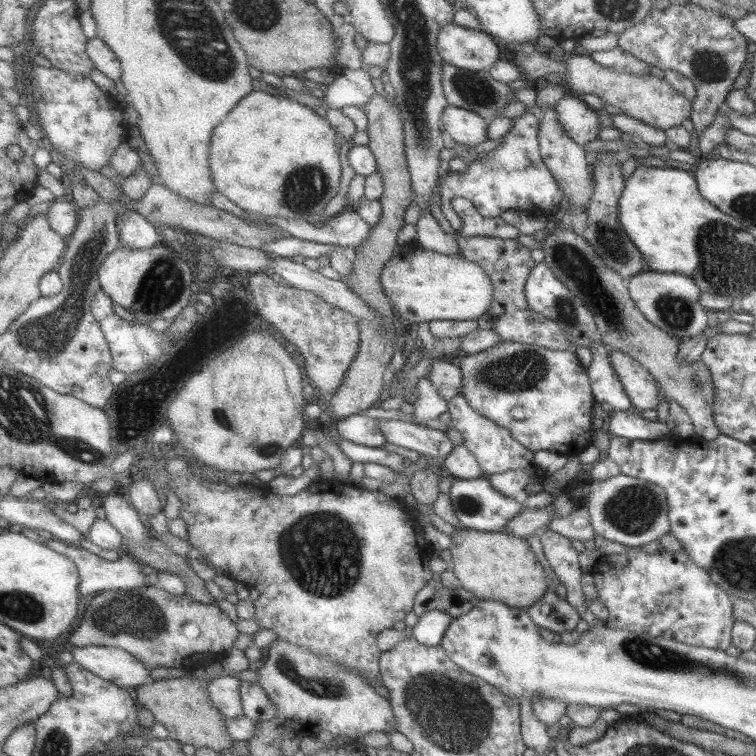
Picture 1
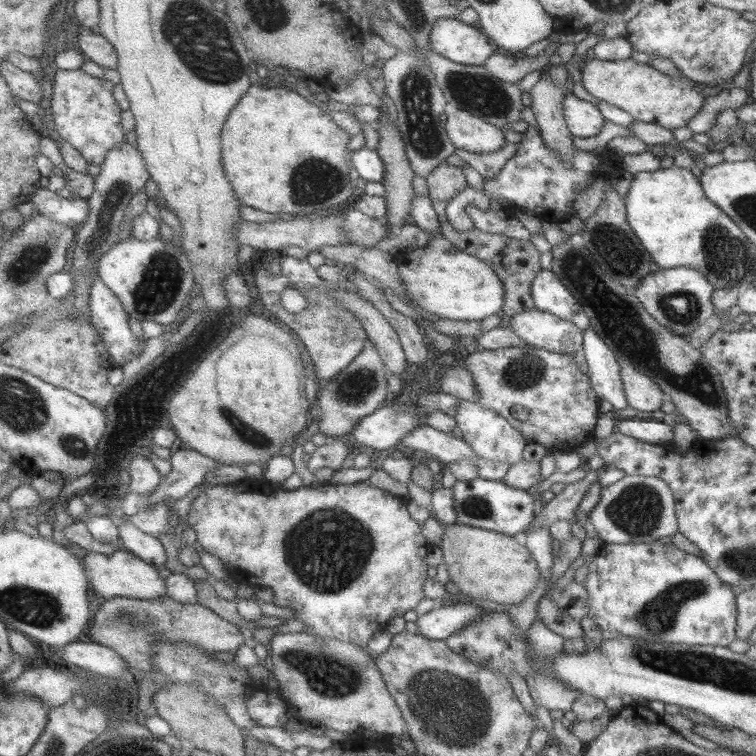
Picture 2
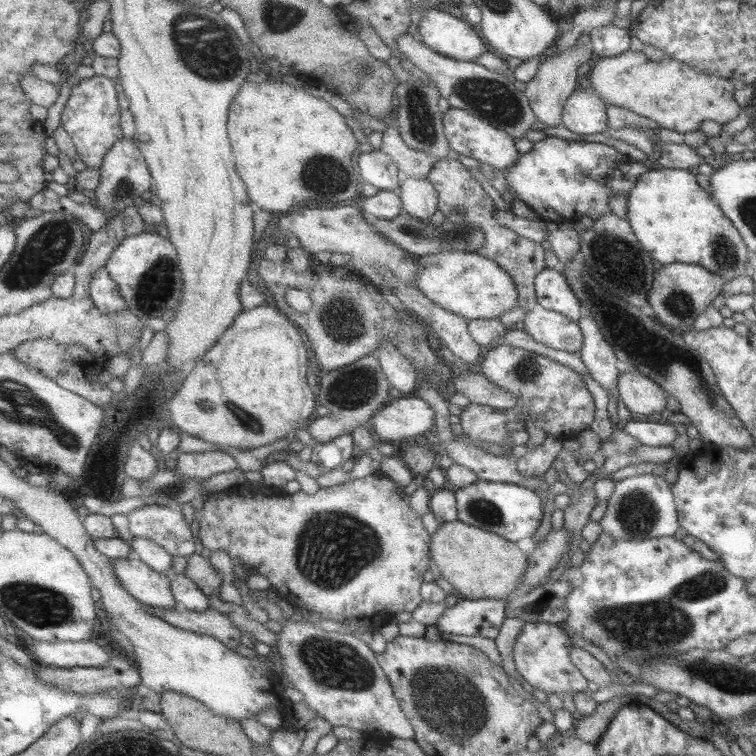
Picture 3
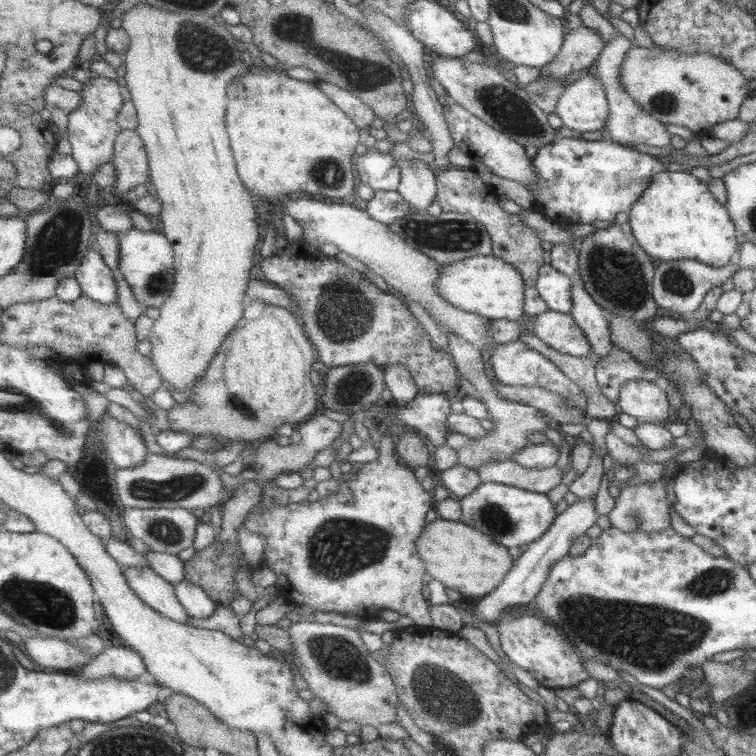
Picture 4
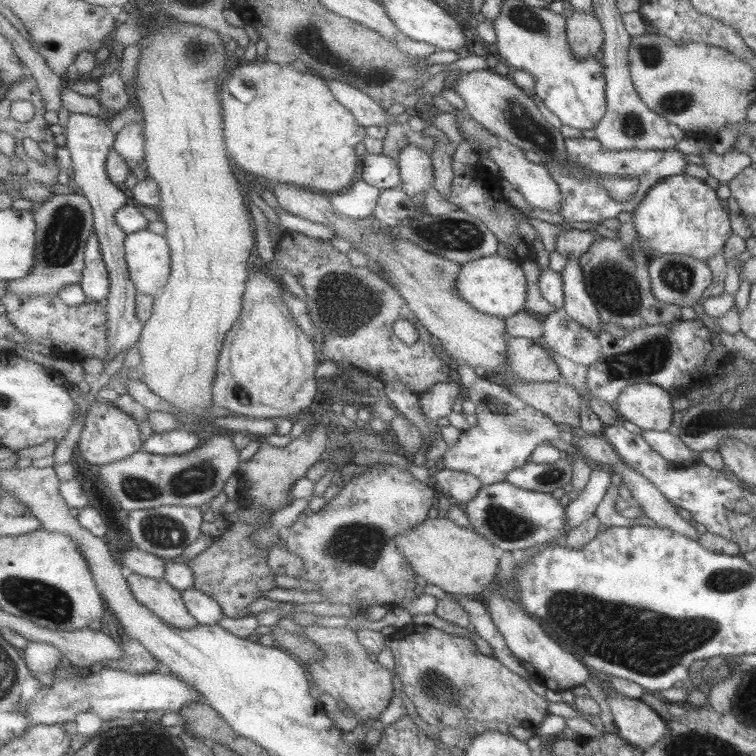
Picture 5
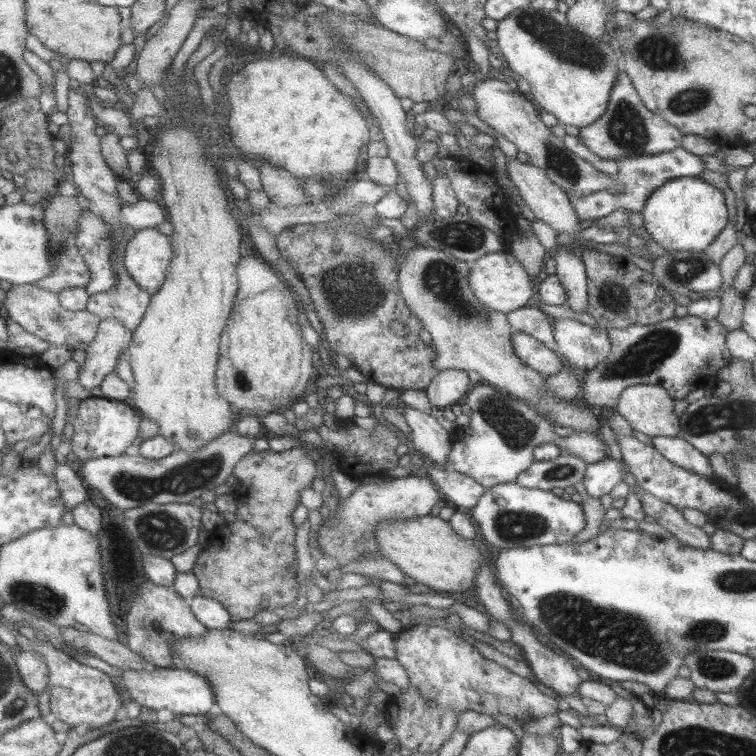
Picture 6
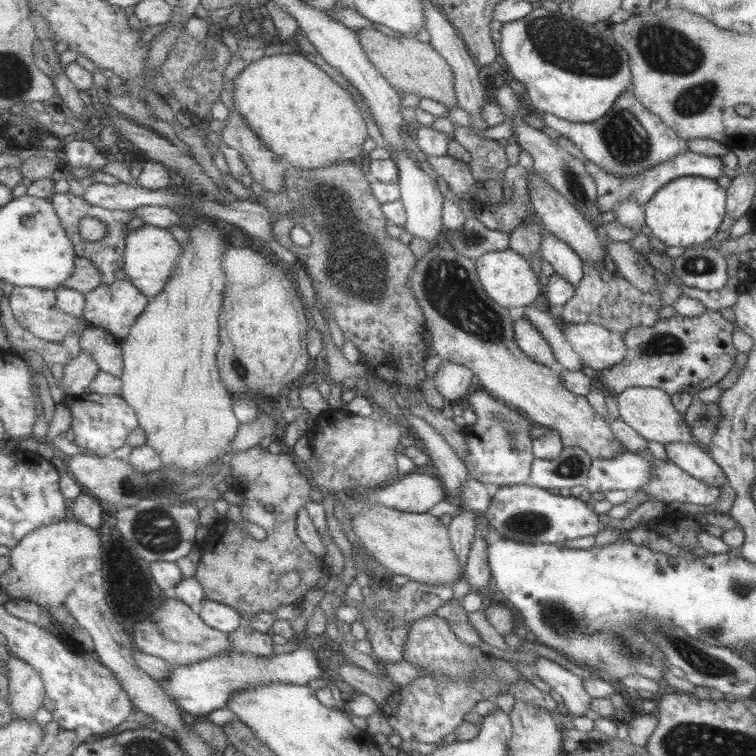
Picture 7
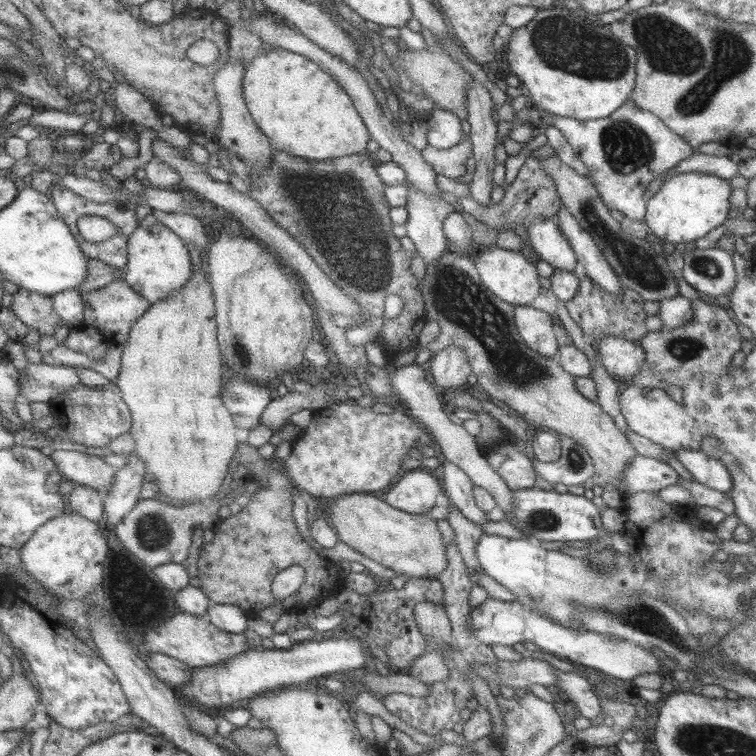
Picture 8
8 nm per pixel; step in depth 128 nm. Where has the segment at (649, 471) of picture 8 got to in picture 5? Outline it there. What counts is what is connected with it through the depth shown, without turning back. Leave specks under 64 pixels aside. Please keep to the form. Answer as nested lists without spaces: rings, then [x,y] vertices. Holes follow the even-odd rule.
[[[592,464],[588,485],[580,490],[578,497],[572,499],[566,508],[565,519],[570,530],[593,516],[610,484],[612,484],[611,469]]]

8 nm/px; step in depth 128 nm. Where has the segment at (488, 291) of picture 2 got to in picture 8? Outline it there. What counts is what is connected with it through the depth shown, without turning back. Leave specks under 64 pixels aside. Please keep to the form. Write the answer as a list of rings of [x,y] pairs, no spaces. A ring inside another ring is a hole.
[[[495,245],[482,246],[475,257],[482,282],[504,302],[512,305],[529,306],[540,294],[540,288],[545,284],[540,277],[536,265],[524,257],[522,251],[506,250]]]

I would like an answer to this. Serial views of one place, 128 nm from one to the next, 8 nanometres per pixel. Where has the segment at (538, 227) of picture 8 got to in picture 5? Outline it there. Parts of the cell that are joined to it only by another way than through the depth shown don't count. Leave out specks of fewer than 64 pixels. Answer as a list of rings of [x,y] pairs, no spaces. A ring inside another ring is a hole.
[[[567,259],[565,269],[560,272],[563,276],[564,302],[566,314],[578,324],[585,326],[594,336],[601,333],[599,310],[586,288],[586,279],[576,259]]]

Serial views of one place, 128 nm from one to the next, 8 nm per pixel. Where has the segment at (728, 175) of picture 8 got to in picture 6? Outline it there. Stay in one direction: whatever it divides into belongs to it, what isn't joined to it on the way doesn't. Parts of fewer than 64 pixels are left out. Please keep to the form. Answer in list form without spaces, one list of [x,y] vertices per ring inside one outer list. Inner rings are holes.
[[[566,135],[563,141],[568,150],[571,150],[578,157],[583,158],[592,166],[595,166],[600,172],[608,173],[611,177],[614,177],[621,188],[616,193],[610,192],[609,190],[600,190],[598,193],[586,194],[584,198],[570,197],[574,210],[581,221],[602,219],[621,208],[631,212],[641,212],[644,206],[646,206],[646,200],[649,200],[650,194],[653,194],[654,190],[659,186],[675,178],[698,177],[706,169],[700,156],[690,154],[690,152],[684,150],[681,146],[670,152],[643,154],[638,157],[612,160],[596,156],[587,148],[579,136]]]

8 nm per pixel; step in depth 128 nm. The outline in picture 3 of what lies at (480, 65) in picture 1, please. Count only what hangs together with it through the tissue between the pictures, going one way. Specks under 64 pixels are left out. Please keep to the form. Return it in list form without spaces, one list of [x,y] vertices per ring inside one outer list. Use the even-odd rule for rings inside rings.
[[[426,9],[419,15],[421,34],[427,46],[449,58],[476,62],[486,51],[486,44],[471,22],[450,12]]]

